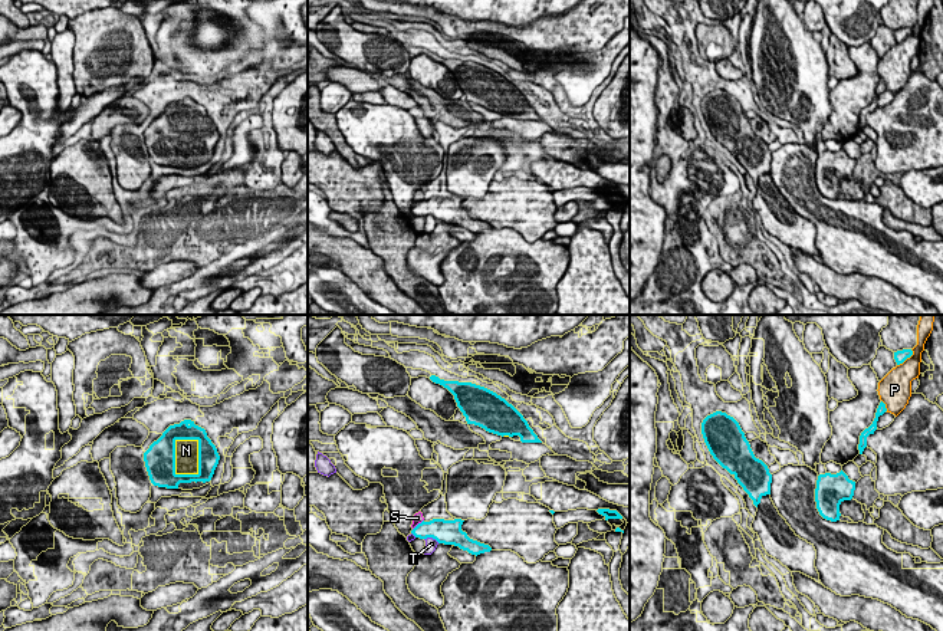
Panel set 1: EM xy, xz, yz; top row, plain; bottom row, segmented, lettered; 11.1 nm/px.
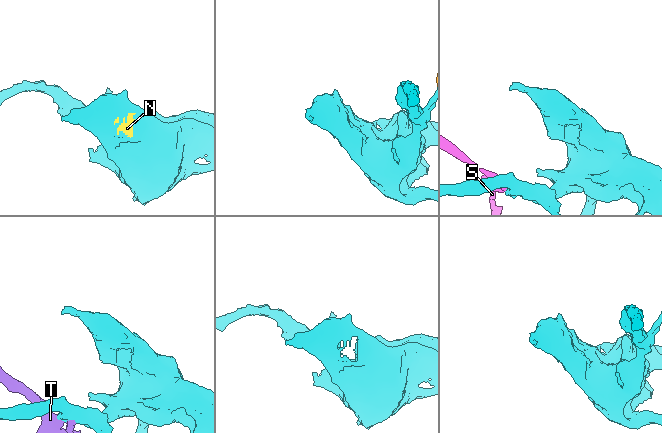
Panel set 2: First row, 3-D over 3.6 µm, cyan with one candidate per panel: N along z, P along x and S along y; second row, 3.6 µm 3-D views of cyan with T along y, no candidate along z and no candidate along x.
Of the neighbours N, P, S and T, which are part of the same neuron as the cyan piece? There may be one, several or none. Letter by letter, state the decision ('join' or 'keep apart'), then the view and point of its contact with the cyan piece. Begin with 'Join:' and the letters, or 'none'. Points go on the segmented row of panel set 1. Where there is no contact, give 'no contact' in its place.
Join: N
N: join; contact xy (174, 466)
P: keep apart; contact yz (906, 358)
S: keep apart; contact xz (417, 525)
T: keep apart; contact xz (431, 536)

